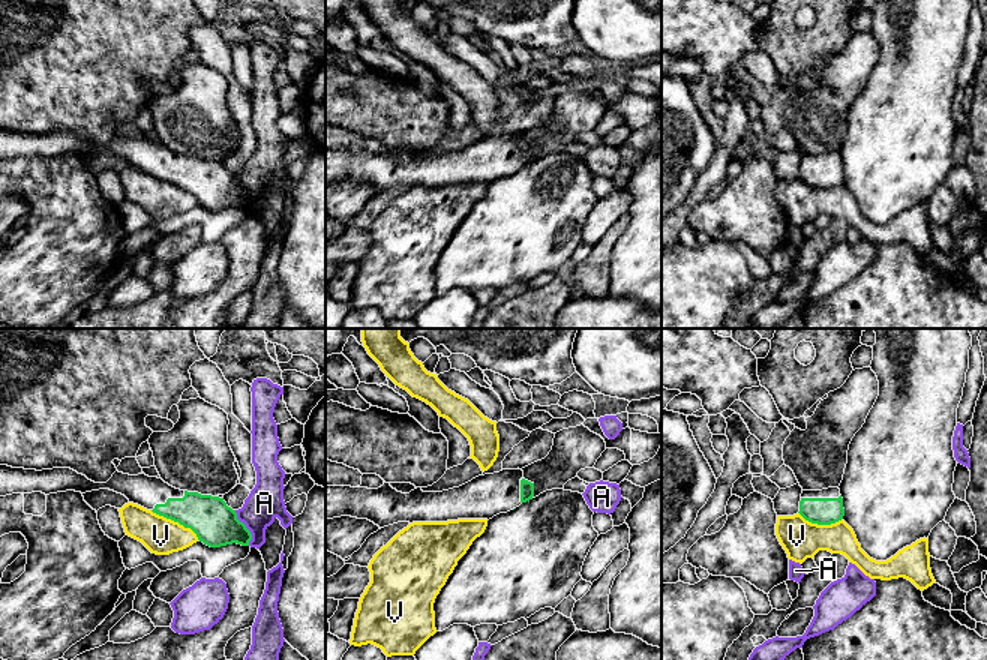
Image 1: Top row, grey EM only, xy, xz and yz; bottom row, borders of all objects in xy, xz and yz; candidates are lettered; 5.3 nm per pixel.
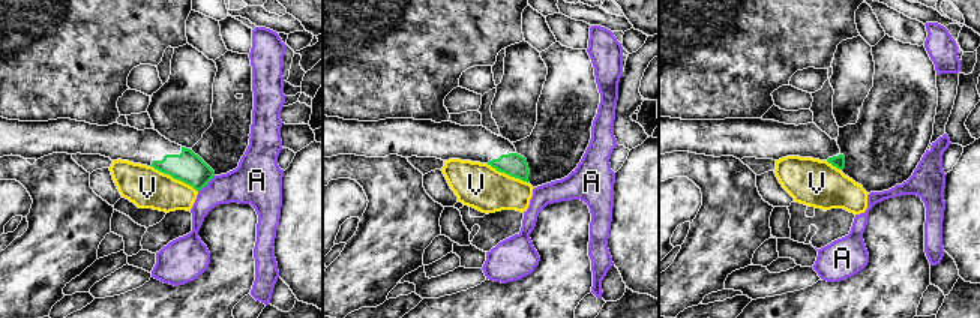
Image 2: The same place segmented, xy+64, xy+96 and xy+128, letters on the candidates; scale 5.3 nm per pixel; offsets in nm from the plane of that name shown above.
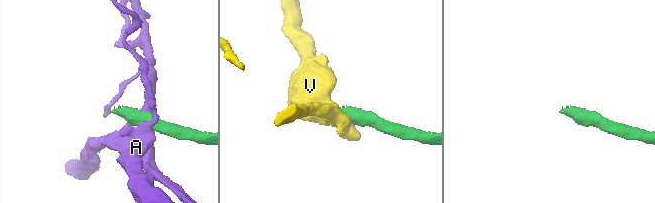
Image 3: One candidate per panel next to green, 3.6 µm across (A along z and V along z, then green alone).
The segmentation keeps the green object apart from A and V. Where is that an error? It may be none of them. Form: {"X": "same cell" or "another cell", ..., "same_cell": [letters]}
{"A": "another cell", "V": "another cell", "same_cell": []}

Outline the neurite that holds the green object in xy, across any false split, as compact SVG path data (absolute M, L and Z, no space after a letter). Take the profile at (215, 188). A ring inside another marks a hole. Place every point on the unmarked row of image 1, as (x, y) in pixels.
M0 129L0 160L66 154L86 158L99 153L122 158L129 166L190 192L198 204L210 212L232 207L249 210L252 204L250 195L224 162L180 154L158 141L116 135L106 147L94 147L70 132L36 135Z

